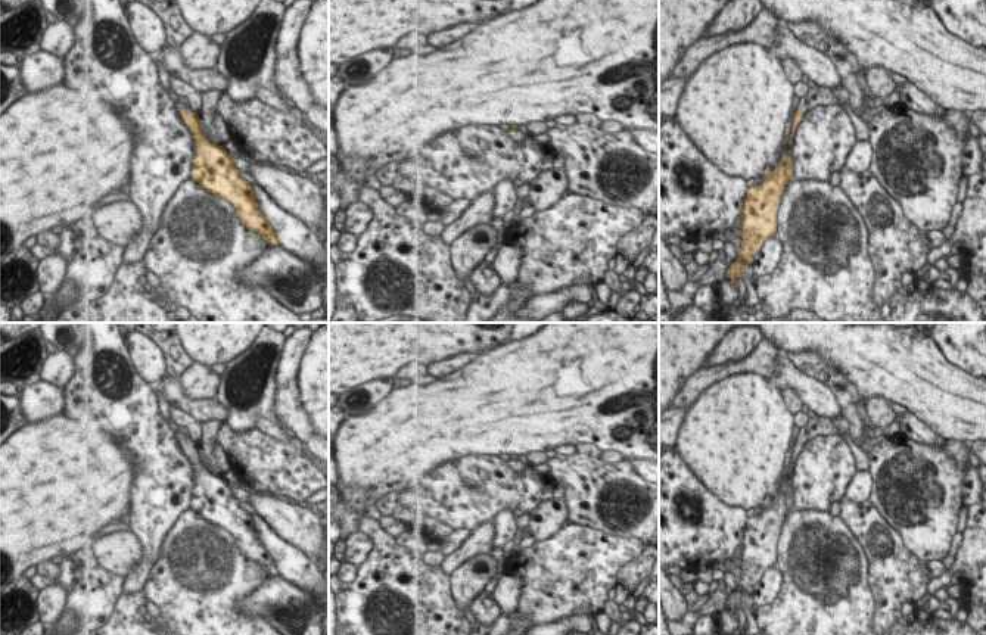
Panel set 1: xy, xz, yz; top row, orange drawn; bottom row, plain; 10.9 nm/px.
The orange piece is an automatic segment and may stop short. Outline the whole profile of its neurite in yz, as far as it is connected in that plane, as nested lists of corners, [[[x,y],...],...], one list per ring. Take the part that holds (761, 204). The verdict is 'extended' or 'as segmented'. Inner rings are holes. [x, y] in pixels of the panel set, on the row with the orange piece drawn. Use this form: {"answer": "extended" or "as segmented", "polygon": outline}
{"answer": "as segmented", "polygon": [[[784,155],[780,165],[772,172],[766,172],[762,184],[747,190],[738,234],[743,239],[741,248],[738,258],[725,274],[732,284],[737,286],[735,278],[744,273],[741,261],[753,264],[753,256],[763,242],[777,233],[777,212],[789,180],[793,181],[793,159]]]}

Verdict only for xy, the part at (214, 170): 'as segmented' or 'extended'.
extended

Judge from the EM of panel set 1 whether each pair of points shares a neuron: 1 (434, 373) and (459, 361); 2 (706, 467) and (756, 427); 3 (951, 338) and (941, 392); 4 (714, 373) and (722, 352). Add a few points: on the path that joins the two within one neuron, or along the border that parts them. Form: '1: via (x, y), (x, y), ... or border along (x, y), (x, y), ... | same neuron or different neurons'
1: via (439, 369), (453, 364) | same neuron
2: via (718, 455), (745, 429) | same neuron
3: border along (932, 338), (942, 355), (970, 376) | different neurons
4: border along (750, 351), (739, 358), (703, 367) | different neurons

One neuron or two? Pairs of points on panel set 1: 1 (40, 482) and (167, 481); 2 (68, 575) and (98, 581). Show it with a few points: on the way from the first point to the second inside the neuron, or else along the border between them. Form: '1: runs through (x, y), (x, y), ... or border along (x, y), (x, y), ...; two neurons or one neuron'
1: border along (121, 448), (137, 463), (128, 514); two neurons
2: border along (81, 563), (78, 582), (68, 594); two neurons

